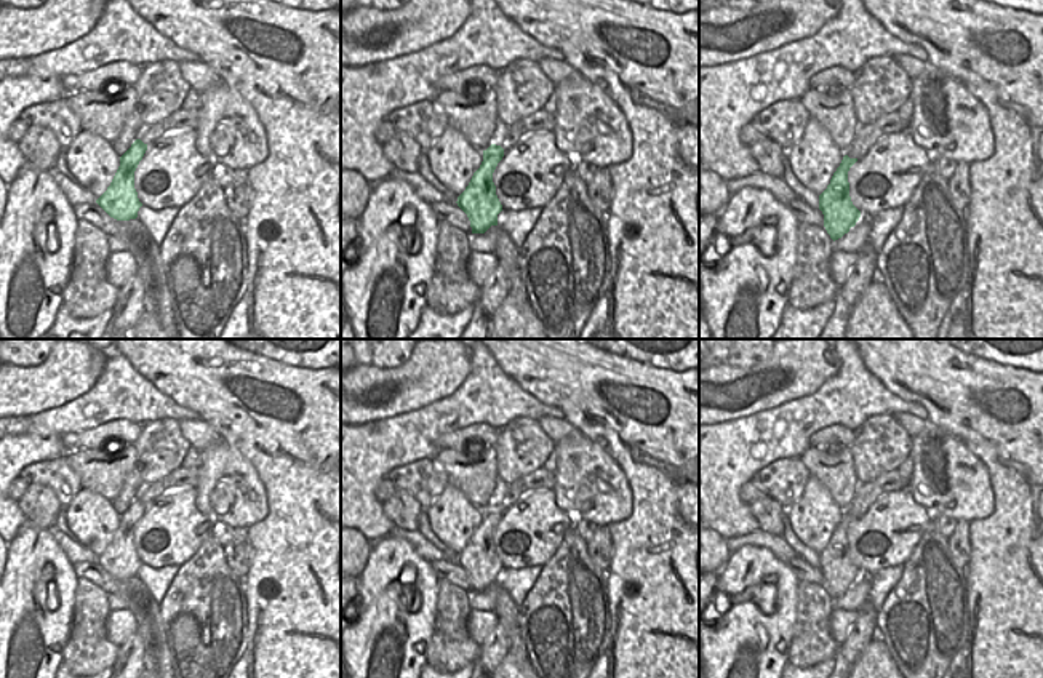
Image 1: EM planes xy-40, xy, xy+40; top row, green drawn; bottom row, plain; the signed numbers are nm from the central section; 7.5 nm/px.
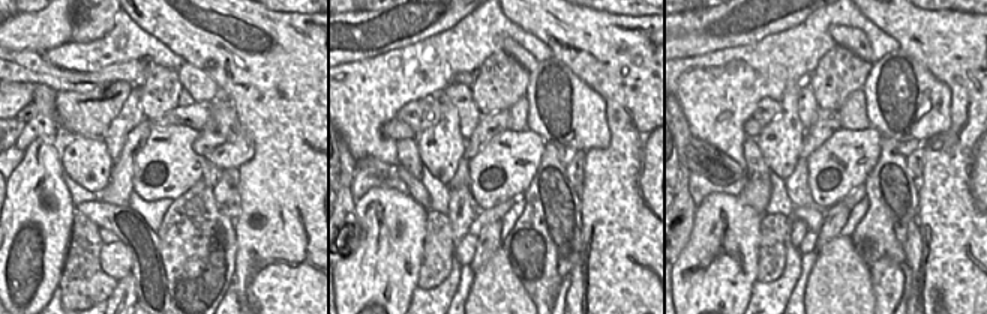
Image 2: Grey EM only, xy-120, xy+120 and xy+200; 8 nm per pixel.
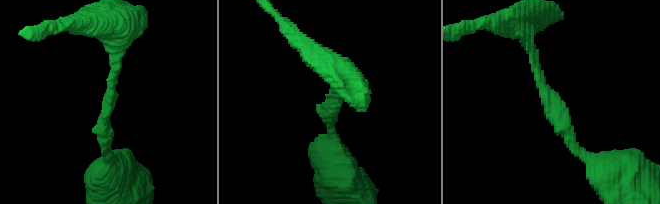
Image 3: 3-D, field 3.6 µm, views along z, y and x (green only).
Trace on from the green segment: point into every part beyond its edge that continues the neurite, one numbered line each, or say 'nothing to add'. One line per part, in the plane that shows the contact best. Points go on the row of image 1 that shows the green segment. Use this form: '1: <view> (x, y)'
1: xy-40 (171, 171)

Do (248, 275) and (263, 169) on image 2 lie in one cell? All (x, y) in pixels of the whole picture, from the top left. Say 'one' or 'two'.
one

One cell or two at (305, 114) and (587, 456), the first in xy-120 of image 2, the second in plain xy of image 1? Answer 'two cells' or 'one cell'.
two cells

